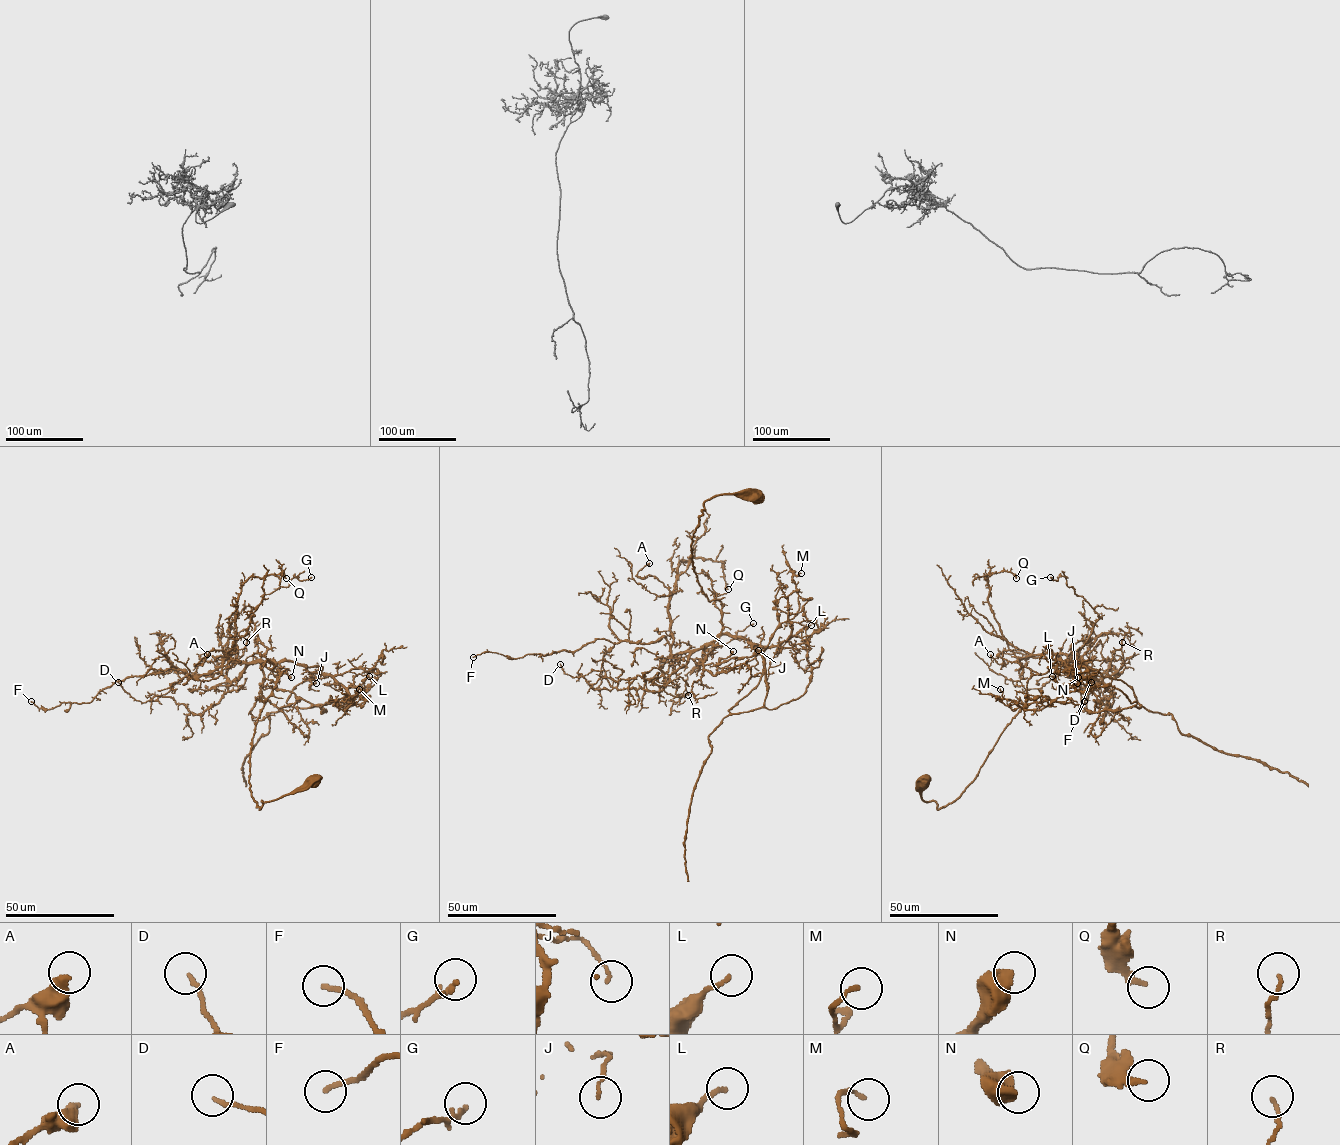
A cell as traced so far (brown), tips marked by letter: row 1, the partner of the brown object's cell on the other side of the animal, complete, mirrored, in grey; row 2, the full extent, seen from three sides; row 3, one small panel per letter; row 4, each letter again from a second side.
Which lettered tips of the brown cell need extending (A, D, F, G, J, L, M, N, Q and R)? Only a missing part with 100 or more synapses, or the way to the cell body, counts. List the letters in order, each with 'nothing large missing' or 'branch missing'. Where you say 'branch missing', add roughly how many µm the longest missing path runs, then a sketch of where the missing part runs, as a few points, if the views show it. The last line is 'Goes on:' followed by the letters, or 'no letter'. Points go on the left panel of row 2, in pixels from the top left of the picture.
A: nothing large missing
D: nothing large missing
F: nothing large missing
G: nothing large missing
J: nothing large missing
L: nothing large missing
M: nothing large missing
N: nothing large missing
Q: nothing large missing
R: nothing large missing
Goes on: no letter

